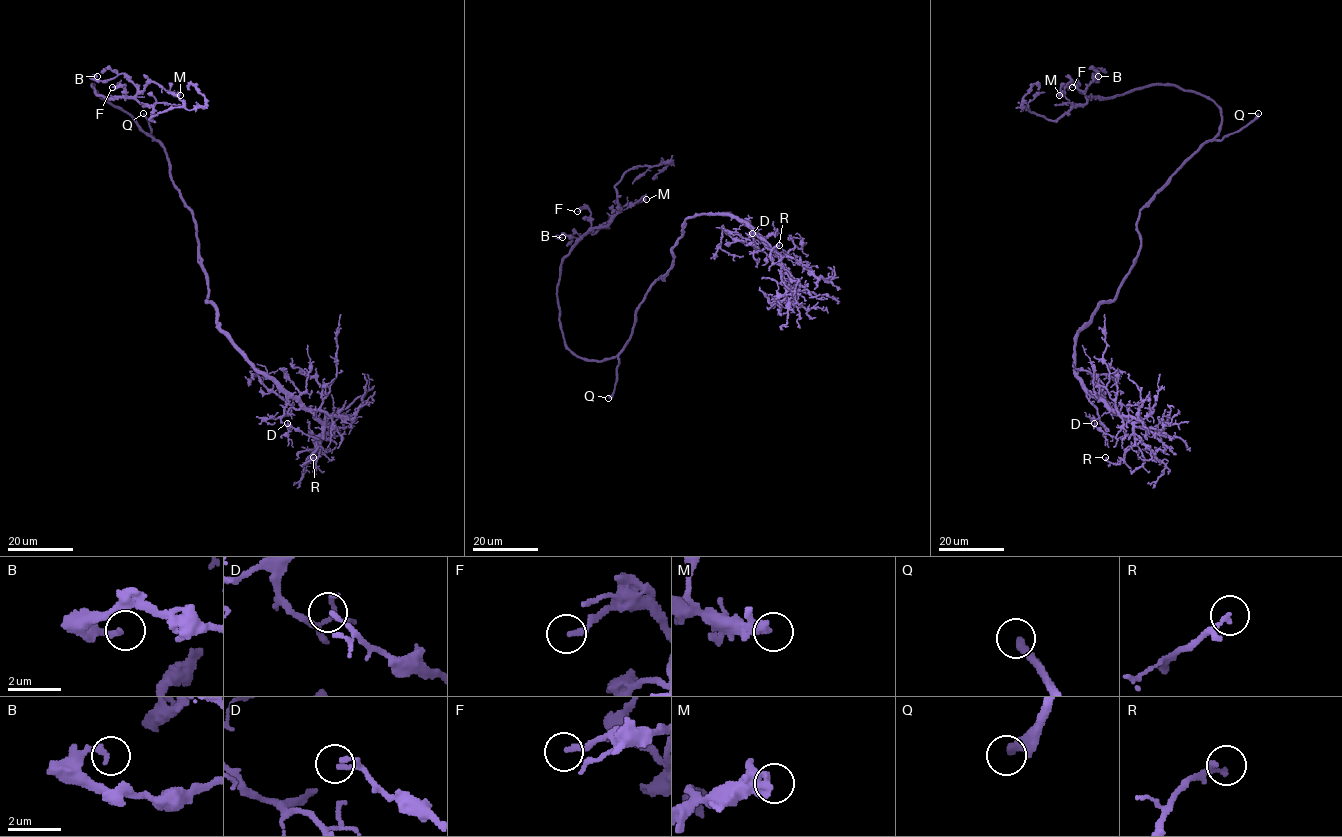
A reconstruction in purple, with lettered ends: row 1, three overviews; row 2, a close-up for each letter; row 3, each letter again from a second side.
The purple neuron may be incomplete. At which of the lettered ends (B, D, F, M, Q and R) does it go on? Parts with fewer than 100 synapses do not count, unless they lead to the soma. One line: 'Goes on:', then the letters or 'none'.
Goes on: Q

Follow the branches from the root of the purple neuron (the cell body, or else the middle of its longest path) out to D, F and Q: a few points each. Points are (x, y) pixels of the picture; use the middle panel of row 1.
D: (639, 306), (670, 269), (684, 221), (701, 214), (730, 214), (746, 224), (788, 272), (752, 233)
F: (639, 306), (615, 356), (589, 361), (566, 345), (561, 264), (591, 225), (587, 208), (577, 211)
Q: (639, 306), (632, 335), (618, 356), (616, 382), (608, 398)

